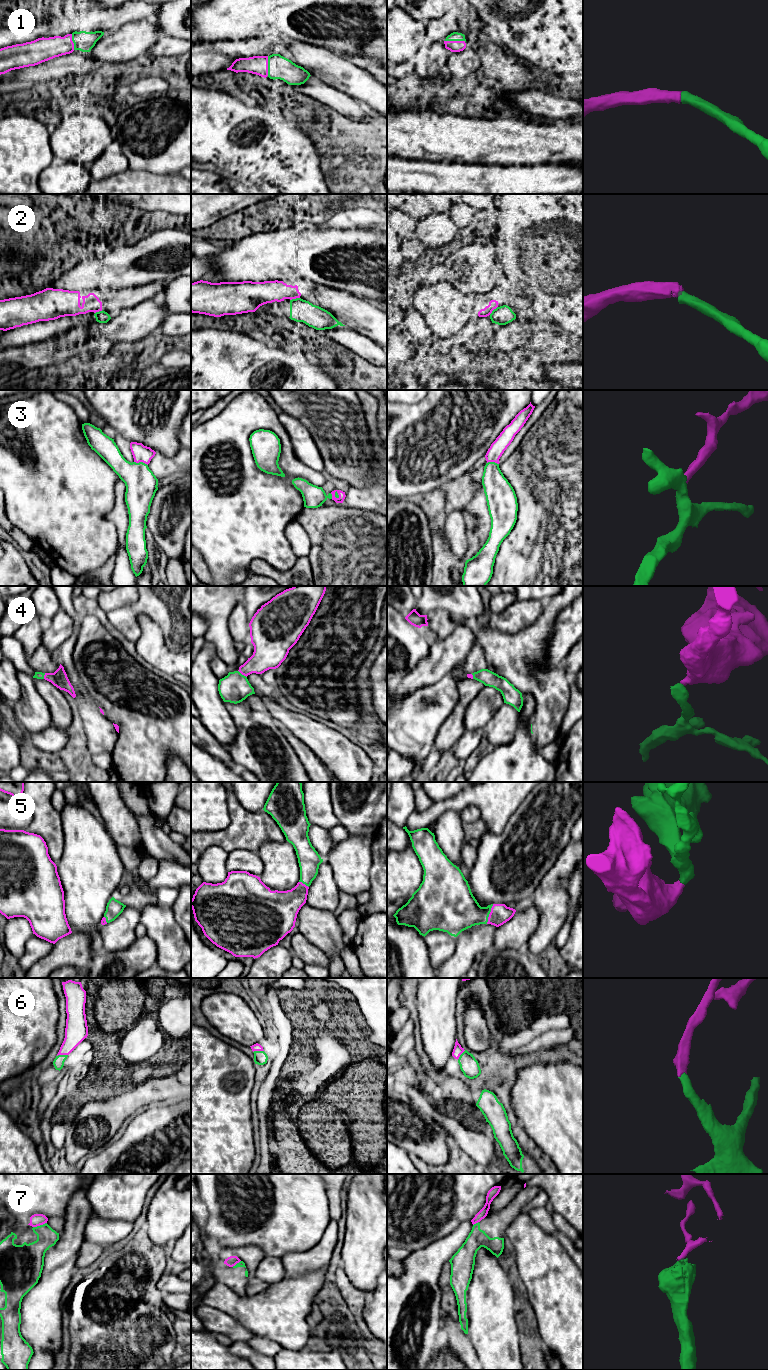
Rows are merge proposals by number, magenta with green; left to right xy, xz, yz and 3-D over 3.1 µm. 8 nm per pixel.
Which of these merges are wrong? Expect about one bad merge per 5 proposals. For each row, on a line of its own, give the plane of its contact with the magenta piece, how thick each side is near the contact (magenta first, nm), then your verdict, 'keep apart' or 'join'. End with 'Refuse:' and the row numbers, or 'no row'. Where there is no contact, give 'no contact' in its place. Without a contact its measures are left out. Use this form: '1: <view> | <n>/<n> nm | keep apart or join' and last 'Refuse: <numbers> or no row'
1: yz | 100/80 nm | join
2: xz | 180/180 nm | keep apart
3: xy | 140/260 nm | join
4: xz | 220/240 nm | join
5: yz | 160/320 nm | join
6: xy | 180/90 nm | join
7: xy | 100/200 nm | keep apart
Refuse: 2, 7

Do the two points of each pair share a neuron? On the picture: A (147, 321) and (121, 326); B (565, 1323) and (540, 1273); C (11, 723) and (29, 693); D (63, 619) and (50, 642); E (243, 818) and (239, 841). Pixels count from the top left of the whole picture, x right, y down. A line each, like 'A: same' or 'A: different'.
A: same
B: same
C: different
D: same
E: same

